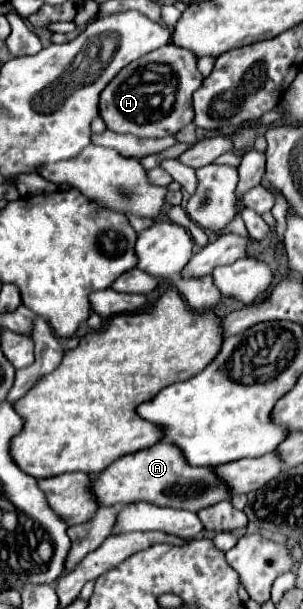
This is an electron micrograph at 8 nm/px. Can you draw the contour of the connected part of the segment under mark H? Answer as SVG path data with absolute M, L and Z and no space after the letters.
M167 44L125 66L101 92L99 114L107 130L135 134L139 138L163 138L177 134L193 120L191 96L203 82L195 64L197 58L189 50Z

